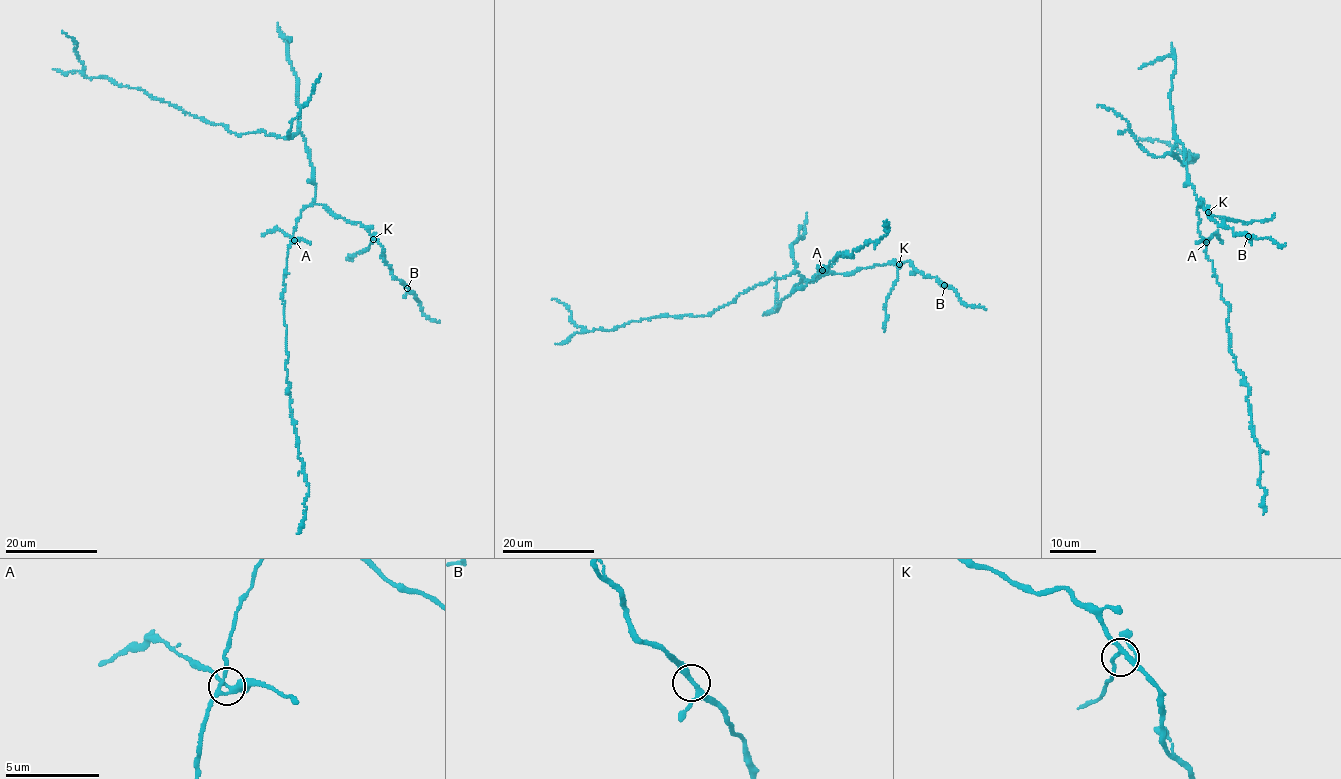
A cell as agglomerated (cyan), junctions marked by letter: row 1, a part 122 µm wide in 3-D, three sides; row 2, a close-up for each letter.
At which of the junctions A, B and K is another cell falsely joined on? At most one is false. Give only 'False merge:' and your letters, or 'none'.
False merge: A

